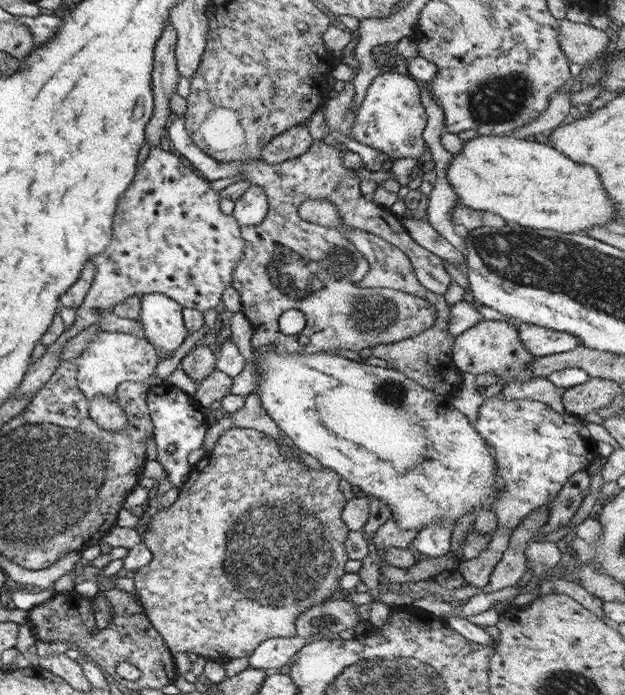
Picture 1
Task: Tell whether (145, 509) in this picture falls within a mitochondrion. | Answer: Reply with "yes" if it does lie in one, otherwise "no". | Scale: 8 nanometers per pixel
no

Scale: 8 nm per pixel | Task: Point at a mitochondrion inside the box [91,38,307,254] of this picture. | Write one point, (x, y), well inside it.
(228, 110)

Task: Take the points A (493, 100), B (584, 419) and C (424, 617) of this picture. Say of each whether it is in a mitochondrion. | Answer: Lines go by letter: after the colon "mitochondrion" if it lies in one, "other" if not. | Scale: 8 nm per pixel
A: mitochondrion
B: other
C: other

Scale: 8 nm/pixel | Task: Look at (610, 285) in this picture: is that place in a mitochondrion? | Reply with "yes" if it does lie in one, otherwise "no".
yes

